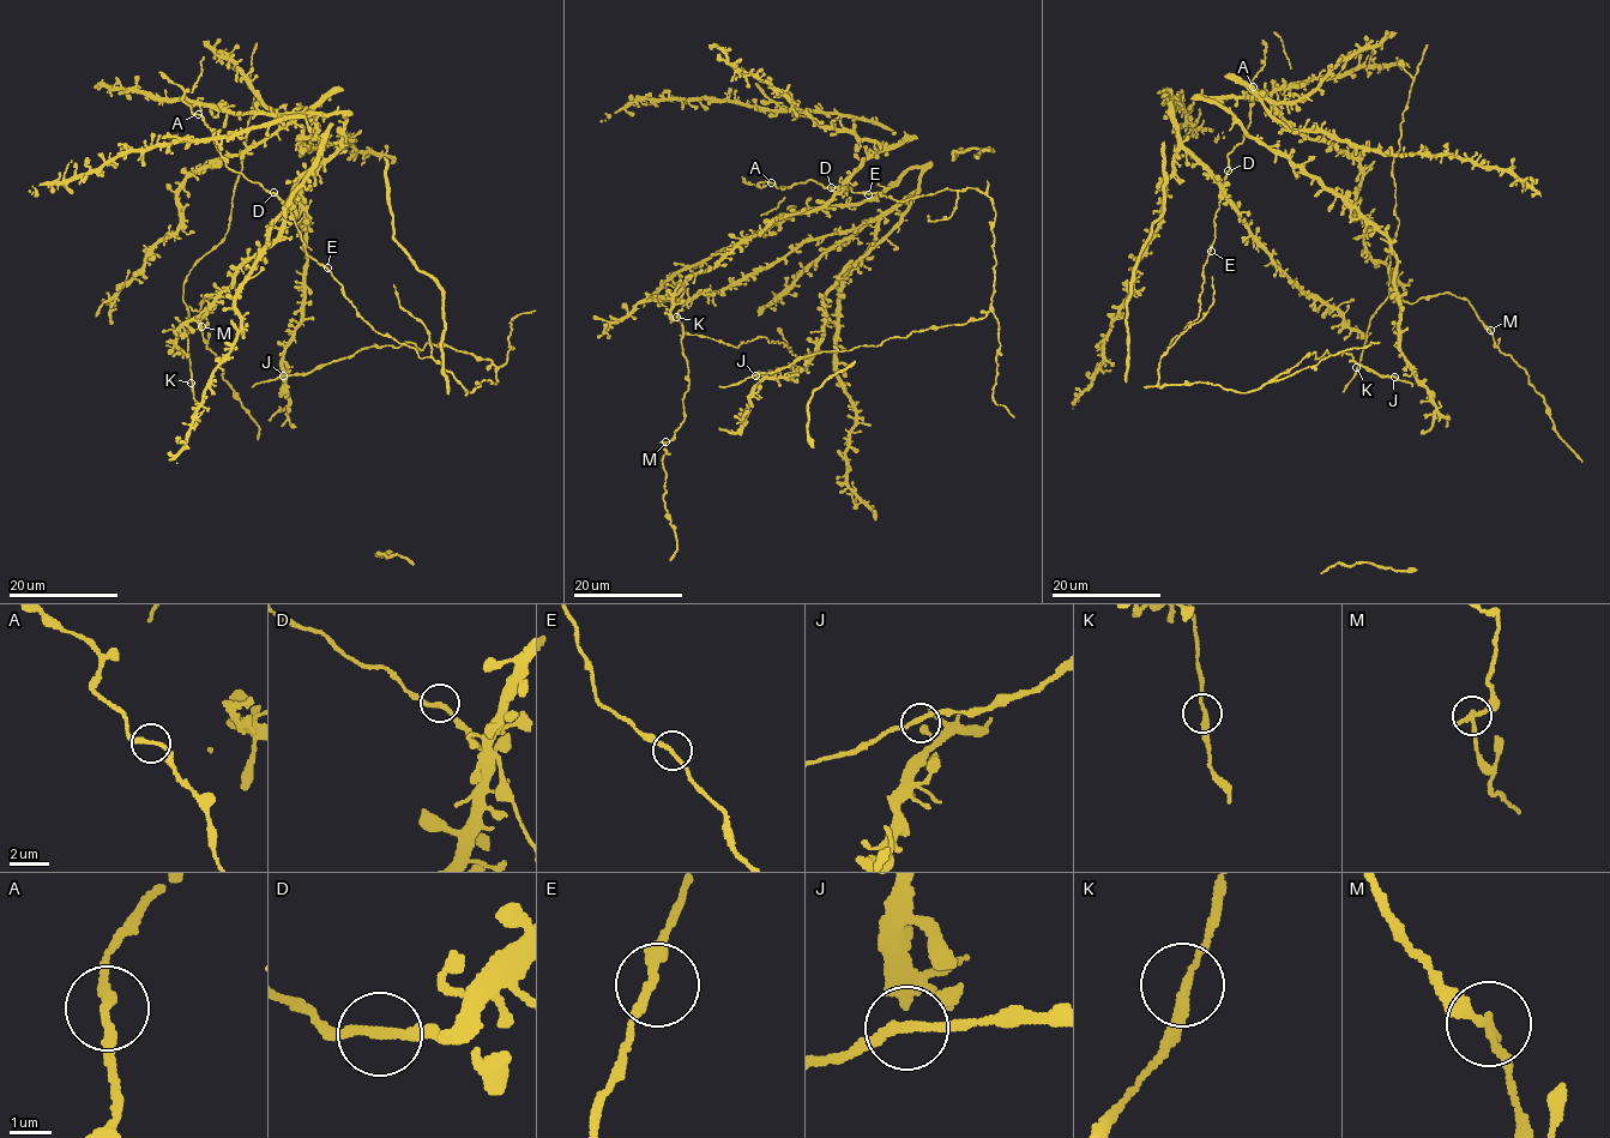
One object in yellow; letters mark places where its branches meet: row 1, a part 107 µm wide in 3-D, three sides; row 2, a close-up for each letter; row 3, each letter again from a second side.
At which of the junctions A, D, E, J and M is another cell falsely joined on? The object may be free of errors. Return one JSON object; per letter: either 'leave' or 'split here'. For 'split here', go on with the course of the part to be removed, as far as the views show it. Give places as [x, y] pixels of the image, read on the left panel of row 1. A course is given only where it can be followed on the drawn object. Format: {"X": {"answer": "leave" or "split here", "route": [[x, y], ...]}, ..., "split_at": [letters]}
{"A": {"answer": "leave"}, "D": {"answer": "leave"}, "E": {"answer": "leave"}, "J": {"answer": "leave"}, "M": {"answer": "split here", "route": [[201, 326], [207, 299], [200, 296], [198, 312], [186, 308], [184, 282], [228, 230], [257, 43]]}, "split_at": ["M"]}

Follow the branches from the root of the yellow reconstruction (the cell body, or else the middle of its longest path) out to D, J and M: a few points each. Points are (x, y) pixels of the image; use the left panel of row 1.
D: (445, 344), (489, 359), (496, 383), (486, 379), (469, 392), (440, 363), (378, 333), (306, 252), (273, 192)
J: (445, 344), (428, 342), (422, 349), (412, 342), (372, 345), (307, 373), (283, 375)
M: (445, 344), (489, 359), (496, 383), (469, 392), (378, 333), (289, 211), (178, 349), (201, 295), (201, 326)

